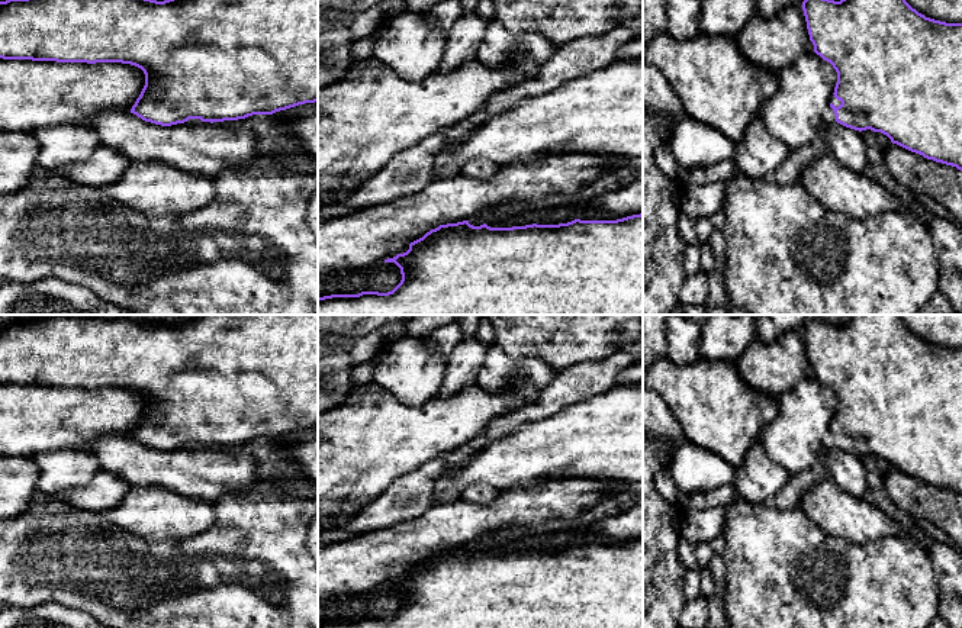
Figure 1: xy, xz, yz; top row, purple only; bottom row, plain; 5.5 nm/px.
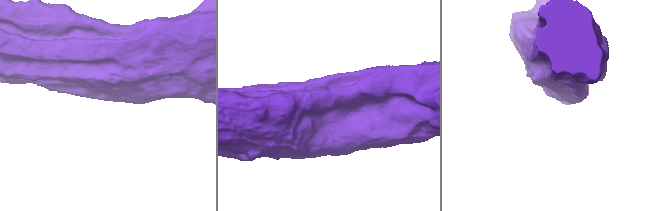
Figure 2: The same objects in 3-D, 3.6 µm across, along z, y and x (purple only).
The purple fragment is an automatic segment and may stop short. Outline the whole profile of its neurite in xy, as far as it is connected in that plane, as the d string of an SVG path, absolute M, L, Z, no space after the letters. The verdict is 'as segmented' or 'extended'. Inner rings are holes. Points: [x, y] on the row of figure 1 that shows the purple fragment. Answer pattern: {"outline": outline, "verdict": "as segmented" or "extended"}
{"outline": "M6 0L0 1L0 58L135 65L144 71L145 86L131 113L161 126L184 123L189 119L213 123L245 119L252 115L273 115L318 102L318 0Z", "verdict": "as segmented"}

